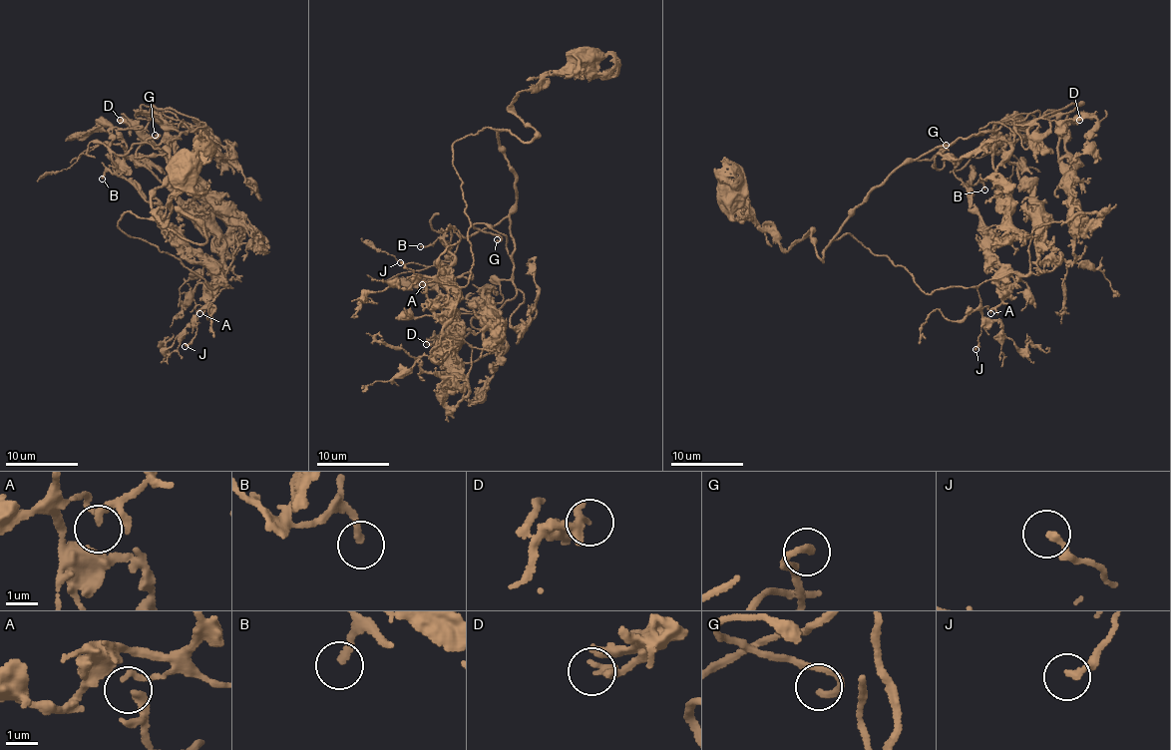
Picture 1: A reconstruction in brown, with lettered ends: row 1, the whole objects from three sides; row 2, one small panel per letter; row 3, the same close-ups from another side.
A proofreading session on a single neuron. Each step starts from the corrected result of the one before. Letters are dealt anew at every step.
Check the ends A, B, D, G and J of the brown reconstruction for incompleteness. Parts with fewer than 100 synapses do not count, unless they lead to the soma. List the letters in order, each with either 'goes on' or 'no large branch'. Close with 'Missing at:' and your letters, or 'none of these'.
A: no large branch
B: no large branch
D: no large branch
G: goes on
J: no large branch
Missing at: G

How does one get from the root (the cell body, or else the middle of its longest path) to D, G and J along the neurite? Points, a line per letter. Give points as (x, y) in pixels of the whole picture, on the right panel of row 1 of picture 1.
D: (737, 190), (787, 250), (812, 227), (824, 261), (844, 220), (906, 164), (1002, 121), (1079, 120)
G: (737, 190), (748, 216), (787, 250), (812, 227), (824, 261), (875, 187), (946, 145)
J: (737, 190), (787, 250), (812, 227), (824, 261), (830, 242), (852, 234), (926, 292), (978, 287), (975, 349)

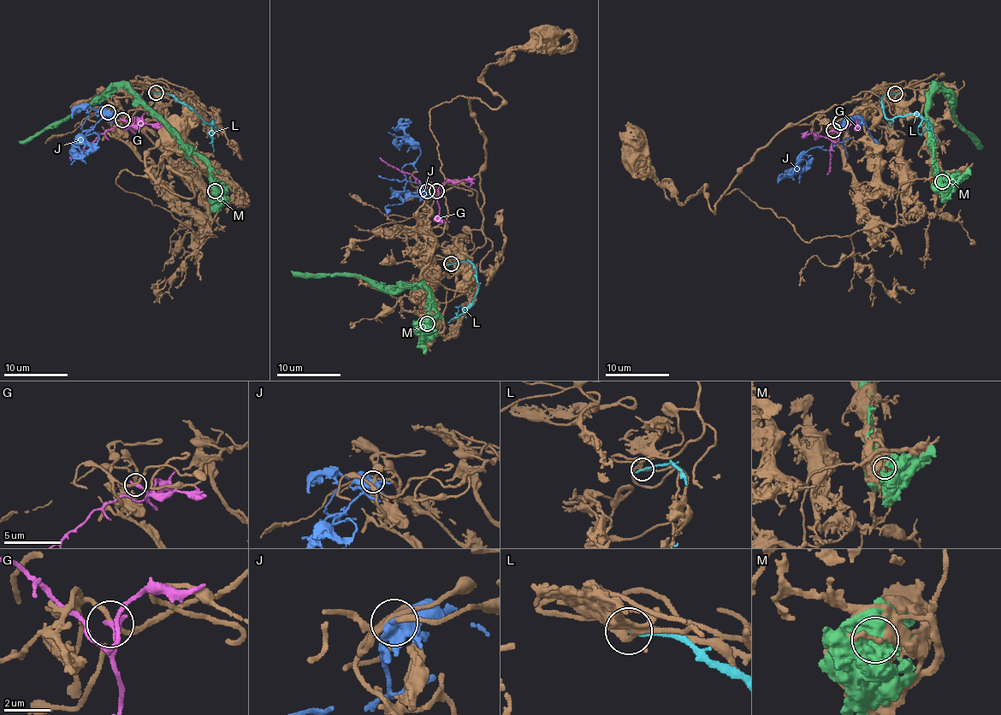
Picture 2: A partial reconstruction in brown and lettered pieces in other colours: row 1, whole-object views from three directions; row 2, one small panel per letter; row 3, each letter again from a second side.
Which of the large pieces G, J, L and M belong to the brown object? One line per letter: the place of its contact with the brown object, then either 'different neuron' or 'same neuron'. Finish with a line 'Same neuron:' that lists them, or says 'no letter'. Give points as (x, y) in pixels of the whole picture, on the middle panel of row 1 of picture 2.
G: contact (436, 191); different neuron
J: contact (427, 191); same neuron
L: contact (451, 263); different neuron
M: contact (427, 323); different neuron
Same neuron: J

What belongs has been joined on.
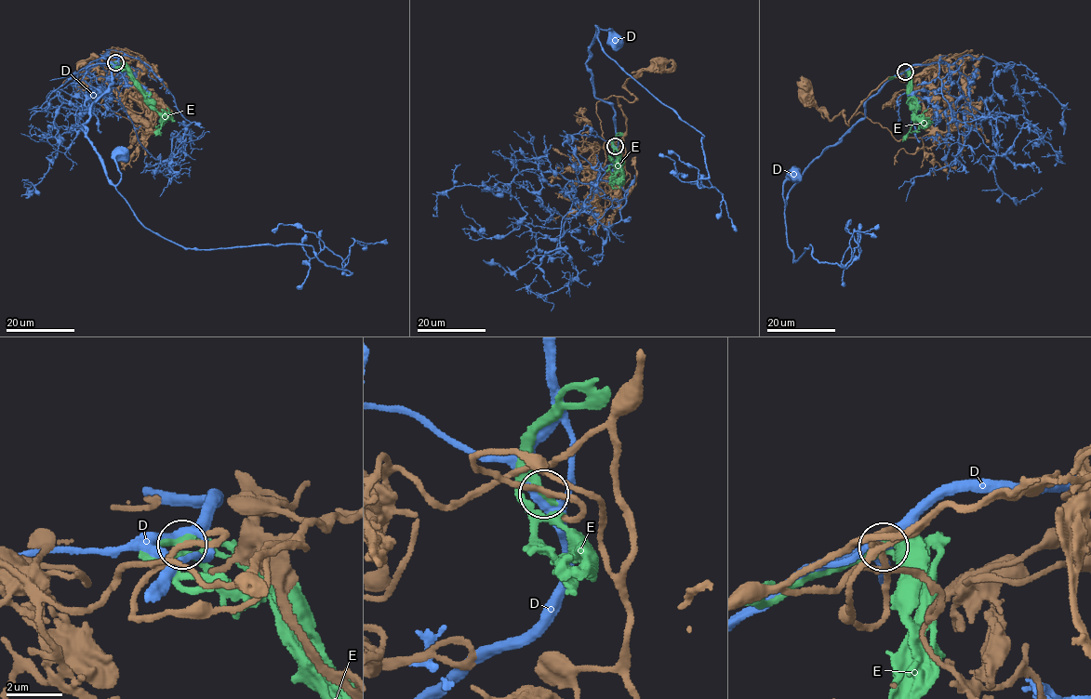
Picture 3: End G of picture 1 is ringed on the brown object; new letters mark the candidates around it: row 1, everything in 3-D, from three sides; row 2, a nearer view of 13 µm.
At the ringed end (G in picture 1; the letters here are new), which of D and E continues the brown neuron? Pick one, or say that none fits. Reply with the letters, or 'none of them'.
E

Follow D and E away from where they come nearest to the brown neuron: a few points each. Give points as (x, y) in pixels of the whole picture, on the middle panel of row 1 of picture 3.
D: (617, 147), (615, 112), (610, 105), (595, 97), (592, 75), (586, 63), (595, 27), (613, 30), (615, 39)
E: (615, 146), (619, 154), (617, 154), (618, 159), (614, 164), (621, 172), (608, 154)

